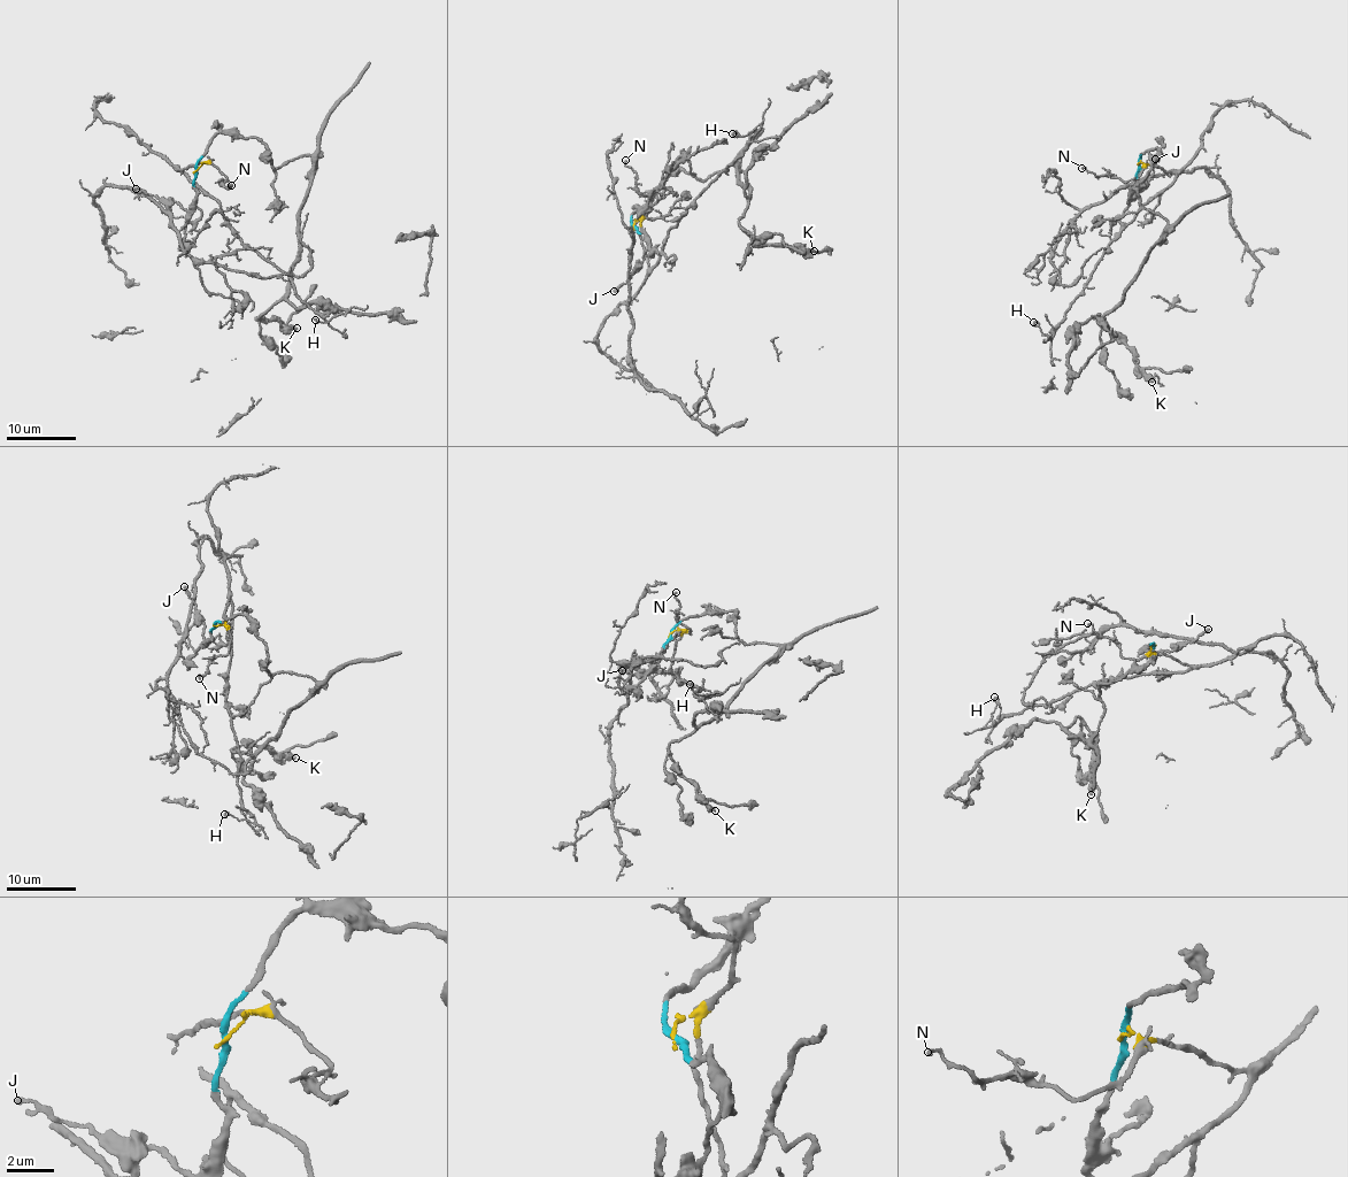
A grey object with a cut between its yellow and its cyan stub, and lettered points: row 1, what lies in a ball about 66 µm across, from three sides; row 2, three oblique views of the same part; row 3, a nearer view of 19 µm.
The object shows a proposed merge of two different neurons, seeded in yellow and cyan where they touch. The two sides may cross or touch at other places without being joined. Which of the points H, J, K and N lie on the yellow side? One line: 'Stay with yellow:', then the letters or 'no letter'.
Stay with yellow: H, N

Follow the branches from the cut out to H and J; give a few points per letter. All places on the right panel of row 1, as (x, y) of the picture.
H: (1138, 163), (1176, 175), (1169, 186), (1141, 205), (1107, 245), (1053, 337), (1033, 321)
J: (1139, 163), (1133, 195), (1147, 186), (1156, 159)

